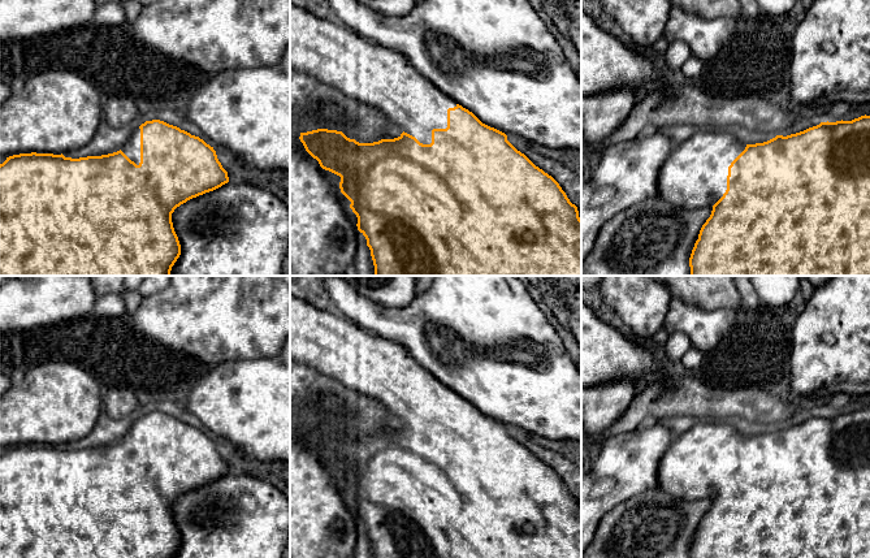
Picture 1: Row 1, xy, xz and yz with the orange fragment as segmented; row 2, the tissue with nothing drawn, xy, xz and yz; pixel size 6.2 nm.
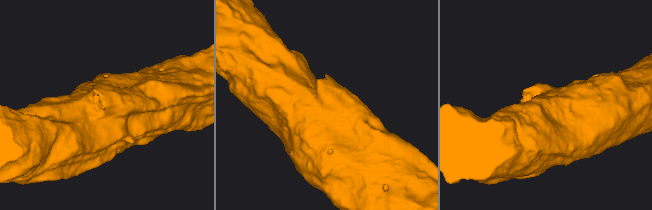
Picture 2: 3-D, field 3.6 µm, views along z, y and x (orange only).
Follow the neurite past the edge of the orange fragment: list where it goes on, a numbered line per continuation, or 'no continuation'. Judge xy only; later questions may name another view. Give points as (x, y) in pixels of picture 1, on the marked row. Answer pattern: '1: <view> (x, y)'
1: xy (131, 148)

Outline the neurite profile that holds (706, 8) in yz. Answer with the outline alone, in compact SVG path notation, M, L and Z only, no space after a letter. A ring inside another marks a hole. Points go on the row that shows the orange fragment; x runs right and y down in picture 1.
M670 0L672 7L691 10L706 18L731 17L741 20L741 7L739 0Z

